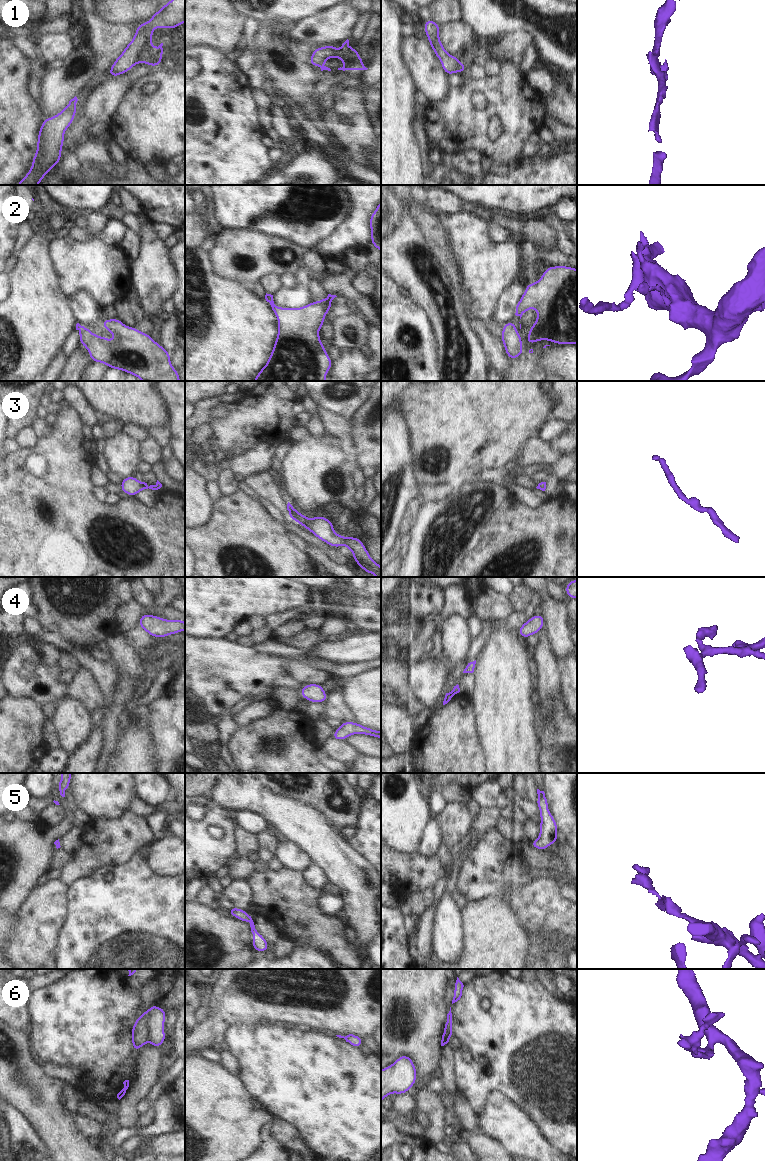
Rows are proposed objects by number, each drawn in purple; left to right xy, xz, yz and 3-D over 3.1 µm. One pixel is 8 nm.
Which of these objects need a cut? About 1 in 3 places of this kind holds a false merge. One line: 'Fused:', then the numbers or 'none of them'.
Fused: 6

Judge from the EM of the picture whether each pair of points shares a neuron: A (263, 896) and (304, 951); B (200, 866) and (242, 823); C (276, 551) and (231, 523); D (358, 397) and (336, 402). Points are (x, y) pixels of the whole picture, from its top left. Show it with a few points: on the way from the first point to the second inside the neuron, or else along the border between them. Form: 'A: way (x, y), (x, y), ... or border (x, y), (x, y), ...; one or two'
A: border (294, 944), (309, 944), (323, 952); two
B: border (234, 812), (234, 822), (237, 826); two
C: way (265, 551), (259, 551), (242, 534); one
D: way (353, 397), (341, 400); one

